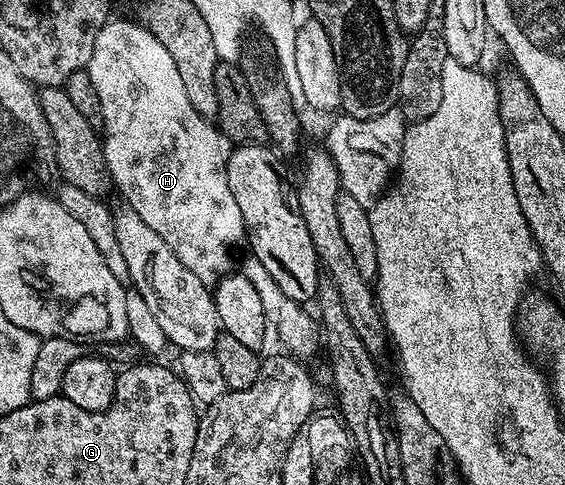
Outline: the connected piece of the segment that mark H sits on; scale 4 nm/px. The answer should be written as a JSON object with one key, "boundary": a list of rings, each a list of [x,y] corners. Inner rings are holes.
{"boundary":[[[117,19],[107,21],[100,35],[96,35],[96,47],[92,51],[92,59],[88,66],[90,78],[96,86],[96,95],[100,95],[100,111],[102,112],[100,133],[106,170],[110,173],[113,188],[122,192],[121,200],[130,205],[132,211],[136,211],[136,215],[140,215],[140,219],[144,219],[144,223],[148,223],[148,227],[152,227],[152,231],[156,231],[157,235],[168,243],[168,247],[172,249],[180,263],[188,267],[193,275],[198,275],[200,280],[214,283],[227,276],[237,266],[234,264],[241,259],[242,249],[244,253],[244,246],[247,244],[244,219],[240,215],[240,207],[236,207],[232,187],[228,187],[226,168],[232,142],[224,136],[221,129],[211,124],[207,118],[201,117],[196,107],[192,107],[192,103],[188,100],[188,91],[184,91],[184,79],[180,79],[180,71],[176,71],[176,62],[173,61],[172,55],[168,55],[168,47],[164,47],[164,43],[160,43],[160,39],[156,39],[156,35],[152,35],[152,31],[148,31],[145,25],[137,20],[134,21],[117,21]]]}

